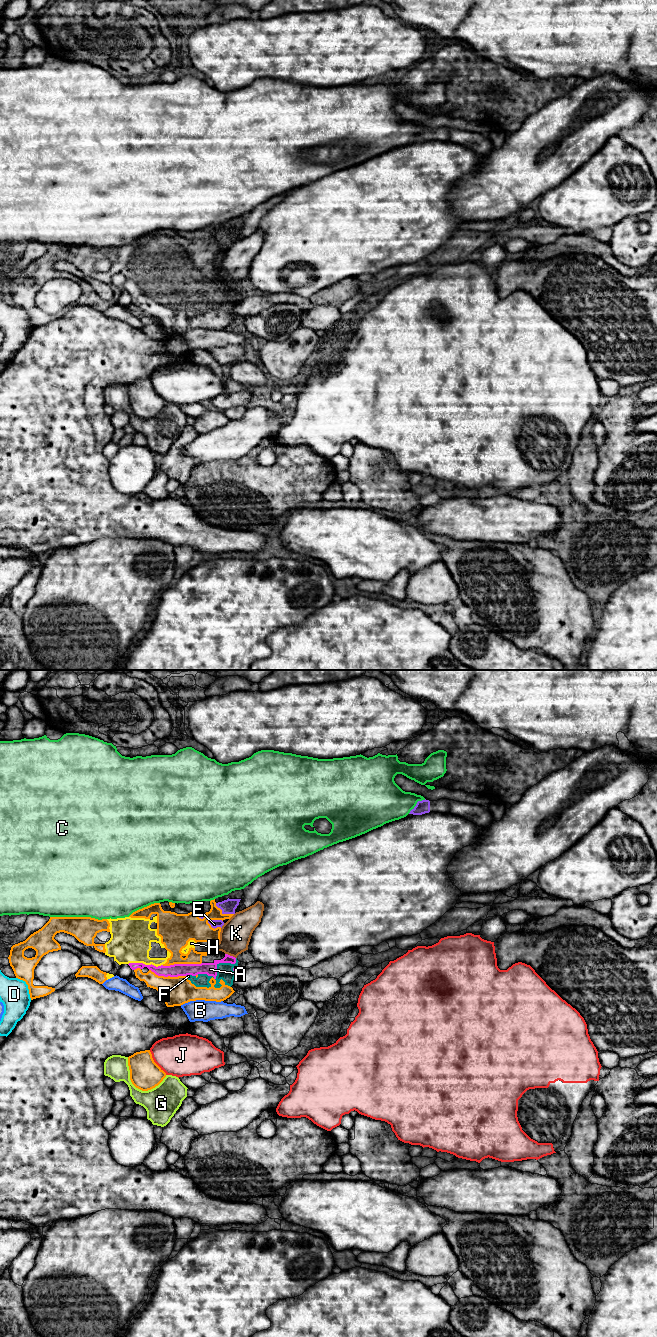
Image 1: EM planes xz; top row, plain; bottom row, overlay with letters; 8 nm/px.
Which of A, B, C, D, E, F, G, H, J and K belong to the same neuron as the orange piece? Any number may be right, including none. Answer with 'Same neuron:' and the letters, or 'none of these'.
Same neuron: A, E, F, H

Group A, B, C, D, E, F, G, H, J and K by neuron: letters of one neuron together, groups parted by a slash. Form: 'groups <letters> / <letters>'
groups A E F H / B / C / D / G / J / K

